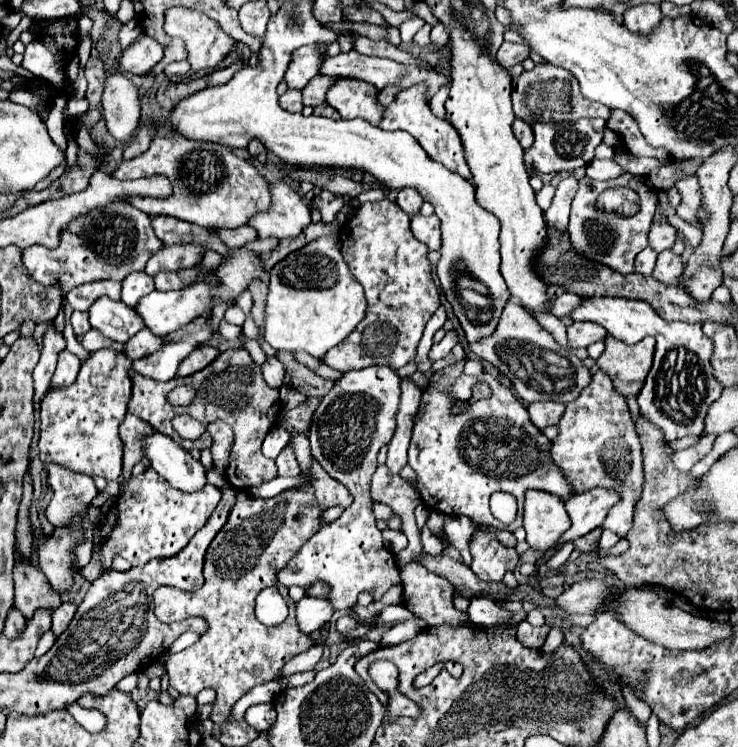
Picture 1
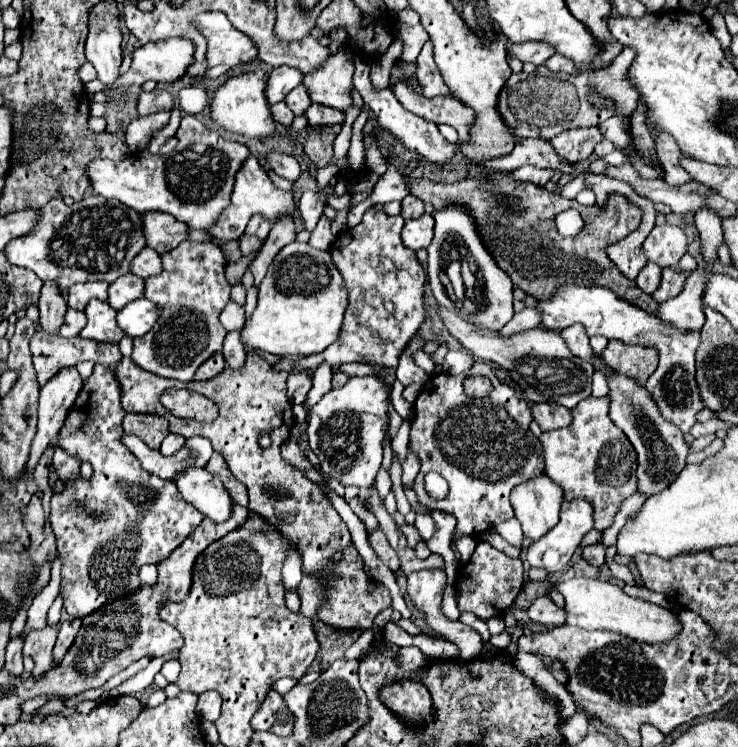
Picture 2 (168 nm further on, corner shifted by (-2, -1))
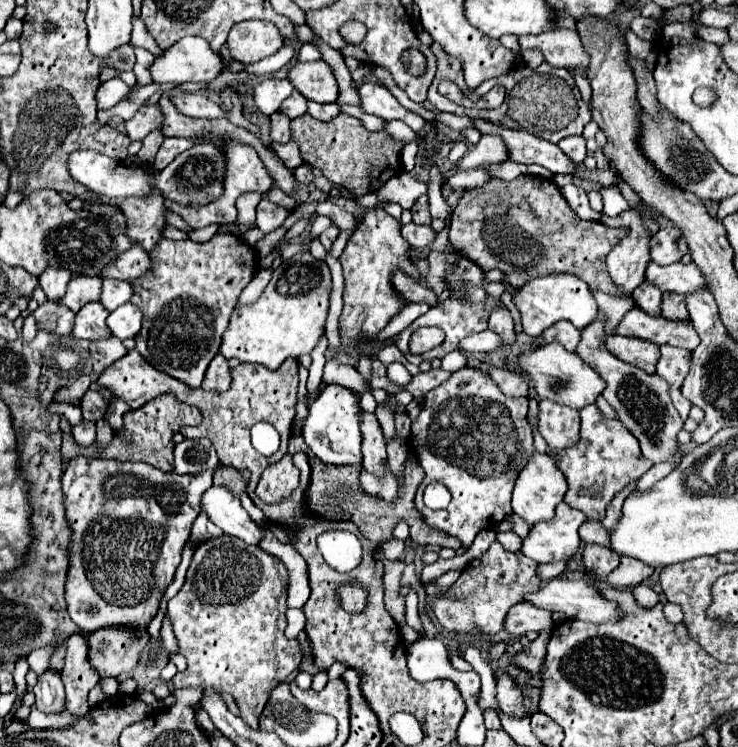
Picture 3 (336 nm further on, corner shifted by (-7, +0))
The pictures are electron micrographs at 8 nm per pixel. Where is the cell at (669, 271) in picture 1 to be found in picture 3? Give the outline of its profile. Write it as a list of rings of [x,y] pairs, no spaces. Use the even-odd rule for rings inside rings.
[[[664,293],[662,295],[662,315],[674,321],[686,321],[688,311],[684,303],[684,295],[678,293]]]

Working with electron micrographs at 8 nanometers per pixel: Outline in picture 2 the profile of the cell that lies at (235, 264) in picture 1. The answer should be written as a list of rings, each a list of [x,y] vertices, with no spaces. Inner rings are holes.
[[[133,300],[125,308],[117,312],[117,326],[123,330],[125,336],[137,338],[153,328],[153,320],[157,320],[157,308],[149,304],[149,300]]]

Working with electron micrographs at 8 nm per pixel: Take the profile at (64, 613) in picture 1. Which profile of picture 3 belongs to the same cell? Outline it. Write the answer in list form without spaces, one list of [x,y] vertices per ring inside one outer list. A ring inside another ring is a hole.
[[[70,635],[66,641],[66,657],[62,667],[62,681],[66,687],[66,709],[78,717],[90,719],[88,693],[98,685],[100,675],[90,667],[88,645],[84,635]]]

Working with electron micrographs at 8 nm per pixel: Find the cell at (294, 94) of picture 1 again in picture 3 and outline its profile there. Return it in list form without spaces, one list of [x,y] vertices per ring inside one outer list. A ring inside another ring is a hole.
[[[276,111],[274,115],[270,115],[272,121],[272,131],[270,137],[272,141],[280,141],[280,143],[288,143],[290,141],[290,119],[286,119],[286,115],[282,115],[280,111]]]

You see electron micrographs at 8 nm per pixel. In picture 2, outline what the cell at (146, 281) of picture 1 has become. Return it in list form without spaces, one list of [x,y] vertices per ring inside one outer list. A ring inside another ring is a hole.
[[[133,274],[119,276],[113,284],[109,284],[107,304],[115,310],[121,310],[129,302],[141,298],[143,290],[145,290],[145,280],[137,280],[137,276],[133,276]]]

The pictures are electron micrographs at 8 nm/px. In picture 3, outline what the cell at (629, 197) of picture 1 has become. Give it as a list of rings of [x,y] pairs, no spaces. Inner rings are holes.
[[[520,175],[514,181],[490,179],[486,187],[468,191],[450,217],[450,241],[472,261],[480,259],[484,271],[500,269],[506,273],[506,283],[514,289],[526,281],[550,275],[570,273],[588,283],[590,289],[600,289],[608,295],[632,299],[622,287],[614,285],[606,271],[606,255],[628,235],[628,227],[606,227],[598,221],[584,221],[572,211],[558,187],[542,177]]]

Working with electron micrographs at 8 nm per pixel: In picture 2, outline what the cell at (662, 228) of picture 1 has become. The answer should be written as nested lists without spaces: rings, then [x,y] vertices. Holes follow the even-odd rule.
[[[655,226],[643,244],[645,256],[661,268],[677,268],[679,258],[687,252],[685,232],[677,226]]]

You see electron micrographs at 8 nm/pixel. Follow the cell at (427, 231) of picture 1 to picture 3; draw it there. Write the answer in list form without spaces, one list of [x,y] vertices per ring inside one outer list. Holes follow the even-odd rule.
[[[408,223],[402,225],[402,237],[410,243],[410,247],[414,249],[426,249],[434,243],[436,239],[436,231],[430,225],[416,225],[416,223]]]

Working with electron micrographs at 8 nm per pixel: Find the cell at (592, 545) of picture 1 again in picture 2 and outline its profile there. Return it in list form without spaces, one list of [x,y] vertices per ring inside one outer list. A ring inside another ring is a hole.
[[[591,544],[583,548],[583,558],[591,564],[601,568],[605,564],[605,546],[603,544]]]

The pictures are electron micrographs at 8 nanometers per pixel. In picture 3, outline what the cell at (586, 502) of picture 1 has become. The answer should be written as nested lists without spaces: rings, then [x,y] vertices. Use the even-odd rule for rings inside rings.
[[[564,501],[556,507],[556,515],[552,521],[548,523],[536,523],[528,537],[522,541],[522,553],[530,559],[534,559],[536,563],[552,563],[552,561],[568,561],[574,557],[574,553],[580,547],[580,535],[578,529],[580,525],[586,521],[586,515],[582,515],[582,511],[566,505]]]

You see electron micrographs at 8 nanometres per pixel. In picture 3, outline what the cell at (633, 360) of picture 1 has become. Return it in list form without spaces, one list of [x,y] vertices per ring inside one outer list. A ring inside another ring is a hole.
[[[612,335],[606,339],[606,347],[612,355],[622,359],[624,363],[640,367],[650,375],[656,371],[656,363],[660,359],[660,349],[658,349],[658,345],[654,345],[650,341],[644,341],[638,337]]]

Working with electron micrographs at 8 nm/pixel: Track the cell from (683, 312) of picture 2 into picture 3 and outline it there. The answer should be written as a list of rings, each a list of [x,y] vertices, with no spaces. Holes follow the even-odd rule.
[[[640,307],[630,309],[622,317],[616,331],[618,335],[646,339],[656,345],[670,343],[674,347],[684,347],[690,351],[694,351],[700,343],[700,337],[690,319],[686,323],[672,323],[662,315],[646,315]]]

